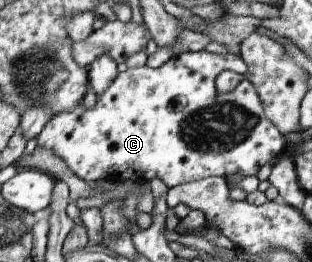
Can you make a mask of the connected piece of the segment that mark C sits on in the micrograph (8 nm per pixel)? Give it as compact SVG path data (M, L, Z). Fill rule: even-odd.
M198 51L172 57L157 69L148 65L127 68L104 93L97 96L92 110L86 110L82 102L74 110L62 111L62 114L50 118L37 136L37 148L51 150L78 178L86 182L112 179L140 183L160 178L172 188L208 177L256 175L264 164L274 163L284 150L282 134L274 122L266 122L265 108L262 108L263 102L258 98L257 87L248 78L245 77L229 93L218 92L214 81L224 70L248 74L249 67L240 55Z

